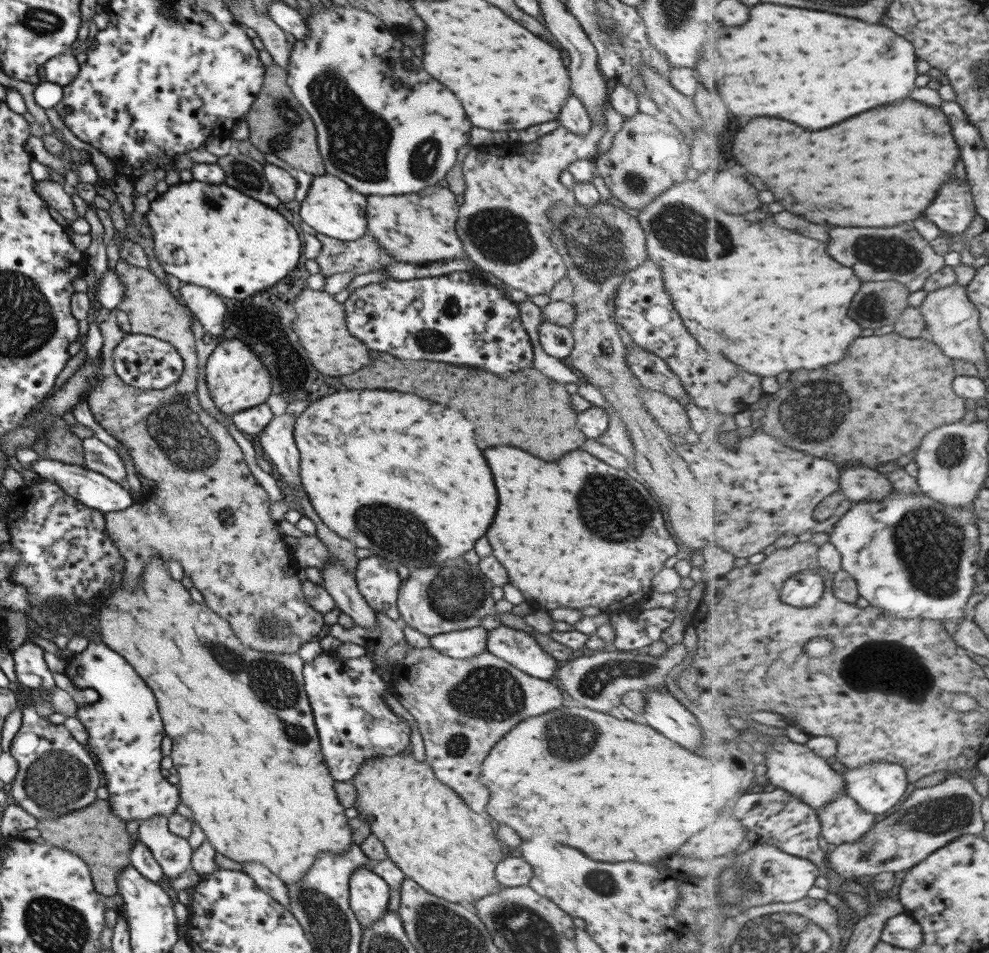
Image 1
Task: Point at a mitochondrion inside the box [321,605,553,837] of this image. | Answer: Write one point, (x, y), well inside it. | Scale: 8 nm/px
(489, 694)

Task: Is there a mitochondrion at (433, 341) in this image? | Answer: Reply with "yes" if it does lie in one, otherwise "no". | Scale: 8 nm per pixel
yes

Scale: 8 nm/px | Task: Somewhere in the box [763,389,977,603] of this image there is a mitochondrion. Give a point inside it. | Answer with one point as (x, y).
(951, 451)

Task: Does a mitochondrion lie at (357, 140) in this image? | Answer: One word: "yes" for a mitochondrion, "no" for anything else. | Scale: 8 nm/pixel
yes

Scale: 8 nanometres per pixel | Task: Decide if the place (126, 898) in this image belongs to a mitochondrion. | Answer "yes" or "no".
no

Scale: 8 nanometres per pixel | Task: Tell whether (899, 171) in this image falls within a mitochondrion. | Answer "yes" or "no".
no

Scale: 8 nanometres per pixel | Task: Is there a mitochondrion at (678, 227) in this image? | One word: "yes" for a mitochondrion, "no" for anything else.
yes

